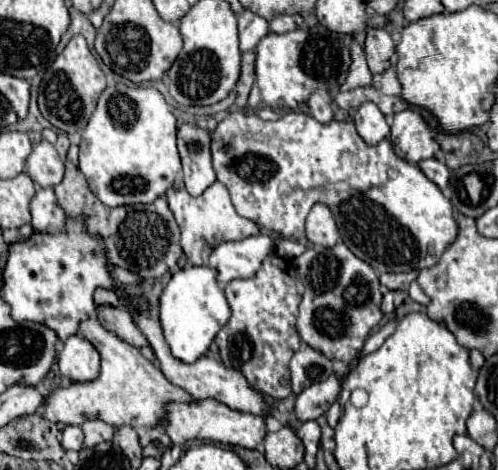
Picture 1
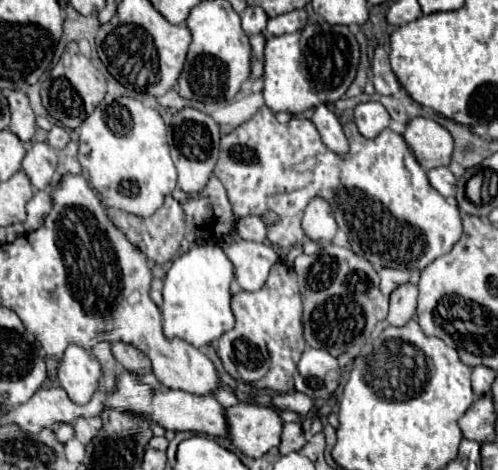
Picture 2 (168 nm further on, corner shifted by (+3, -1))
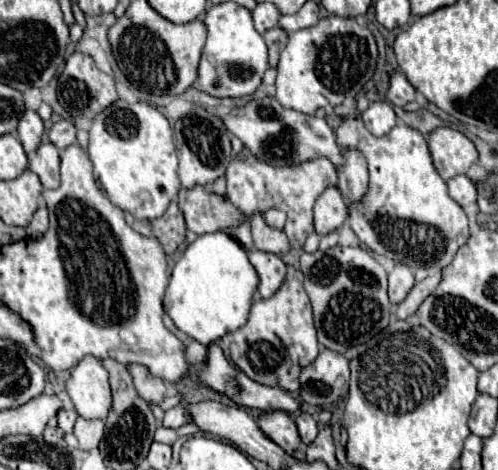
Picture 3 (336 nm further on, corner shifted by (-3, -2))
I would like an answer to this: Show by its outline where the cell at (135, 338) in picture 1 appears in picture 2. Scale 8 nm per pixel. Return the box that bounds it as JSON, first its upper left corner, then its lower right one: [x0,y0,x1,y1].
[111,341,151,375]

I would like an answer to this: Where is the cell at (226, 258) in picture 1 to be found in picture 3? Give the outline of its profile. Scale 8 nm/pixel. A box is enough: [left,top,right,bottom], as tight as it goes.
[249,250,287,298]

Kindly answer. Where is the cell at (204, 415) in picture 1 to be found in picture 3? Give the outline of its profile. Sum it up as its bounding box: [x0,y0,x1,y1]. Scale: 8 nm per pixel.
[257,412,301,454]

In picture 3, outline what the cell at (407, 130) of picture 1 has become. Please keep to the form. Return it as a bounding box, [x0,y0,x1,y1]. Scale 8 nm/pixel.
[427,128,479,180]

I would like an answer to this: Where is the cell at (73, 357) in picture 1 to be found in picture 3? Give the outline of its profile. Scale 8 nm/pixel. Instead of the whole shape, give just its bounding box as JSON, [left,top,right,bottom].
[67,356,111,418]

